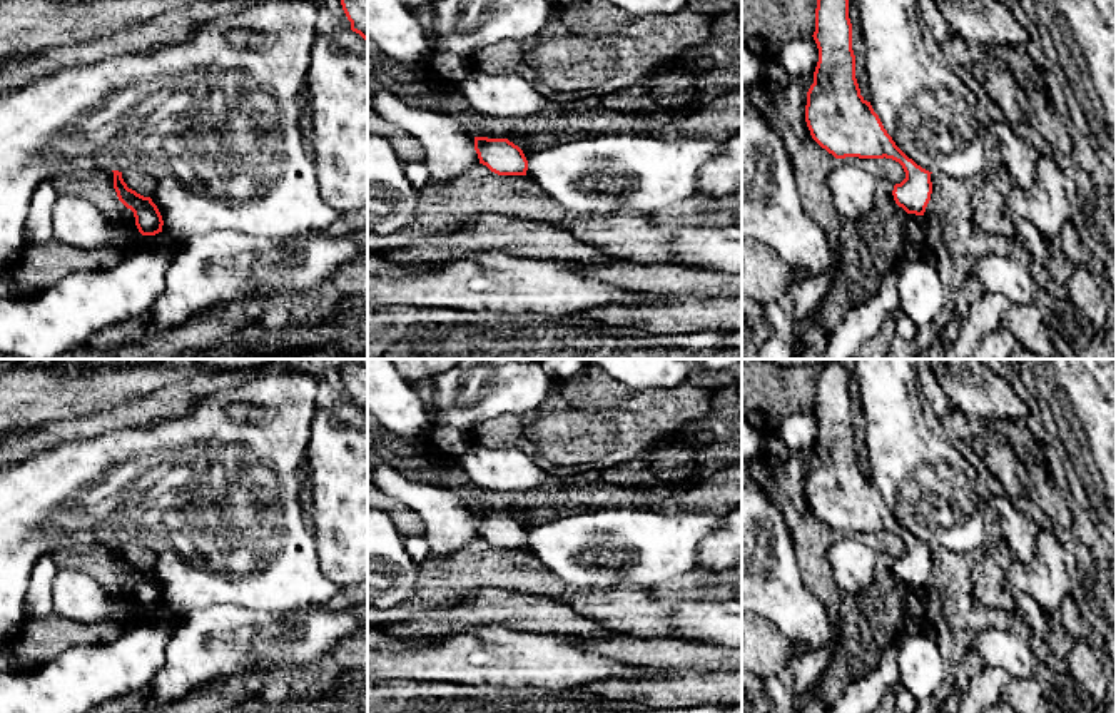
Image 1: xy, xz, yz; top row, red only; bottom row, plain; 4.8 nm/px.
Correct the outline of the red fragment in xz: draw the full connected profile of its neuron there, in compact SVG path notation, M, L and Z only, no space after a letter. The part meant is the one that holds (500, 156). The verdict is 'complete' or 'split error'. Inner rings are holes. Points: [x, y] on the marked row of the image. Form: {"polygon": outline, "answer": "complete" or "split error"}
{"polygon": "M474 137L474 150L479 164L498 175L526 175L528 160L508 139Z", "answer": "complete"}

